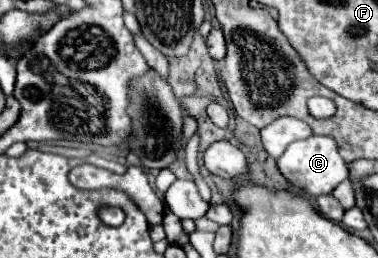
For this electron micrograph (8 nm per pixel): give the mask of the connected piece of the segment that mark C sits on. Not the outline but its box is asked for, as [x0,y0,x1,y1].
[279,135,349,197]

